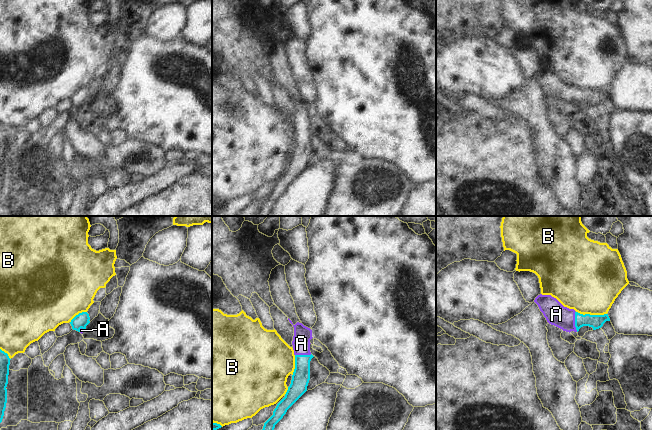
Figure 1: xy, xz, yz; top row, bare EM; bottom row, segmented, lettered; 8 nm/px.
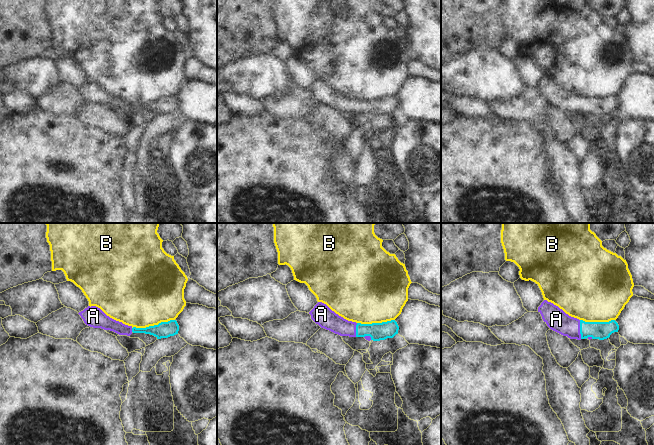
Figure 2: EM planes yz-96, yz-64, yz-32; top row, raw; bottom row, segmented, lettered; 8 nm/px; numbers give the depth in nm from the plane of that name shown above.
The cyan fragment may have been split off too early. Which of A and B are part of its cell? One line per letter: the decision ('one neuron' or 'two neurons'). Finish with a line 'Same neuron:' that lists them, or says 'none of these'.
A: one neuron
B: two neurons
Same neuron: A

